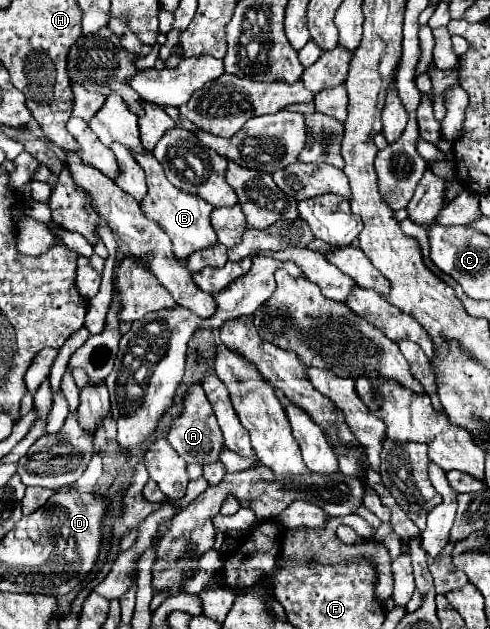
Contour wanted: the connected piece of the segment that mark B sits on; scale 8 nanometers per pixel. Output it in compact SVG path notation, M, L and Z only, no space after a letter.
M135 154L133 158L145 170L147 186L149 186L149 194L147 194L145 202L141 202L141 210L145 212L145 216L149 220L157 222L171 236L175 258L177 260L185 260L187 256L191 256L197 250L215 246L217 244L217 234L215 234L215 230L211 226L213 206L207 200L203 200L201 196L197 196L197 194L187 194L187 192L175 188L167 180L167 176L163 172L163 166L151 154Z

